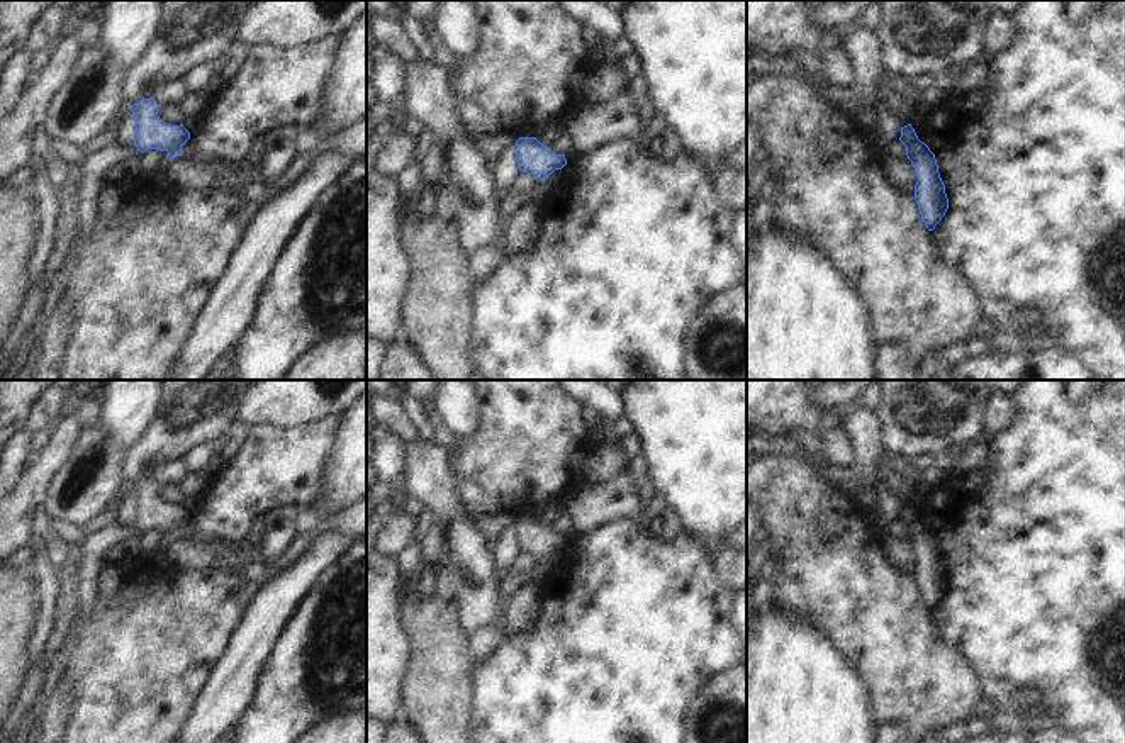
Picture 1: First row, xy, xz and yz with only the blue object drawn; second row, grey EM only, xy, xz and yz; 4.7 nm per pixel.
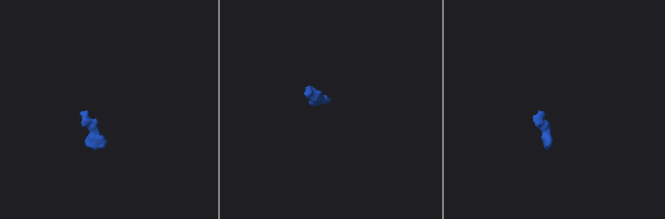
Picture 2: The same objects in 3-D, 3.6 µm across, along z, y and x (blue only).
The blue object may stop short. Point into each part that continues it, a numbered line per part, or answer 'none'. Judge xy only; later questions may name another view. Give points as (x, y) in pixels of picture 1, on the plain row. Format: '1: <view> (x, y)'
1: xy (192, 411)
2: xy (94, 548)

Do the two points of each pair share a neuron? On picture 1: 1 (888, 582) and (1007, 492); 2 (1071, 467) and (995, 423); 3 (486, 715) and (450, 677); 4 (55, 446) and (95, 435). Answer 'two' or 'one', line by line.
1: two
2: two
3: two
4: two

